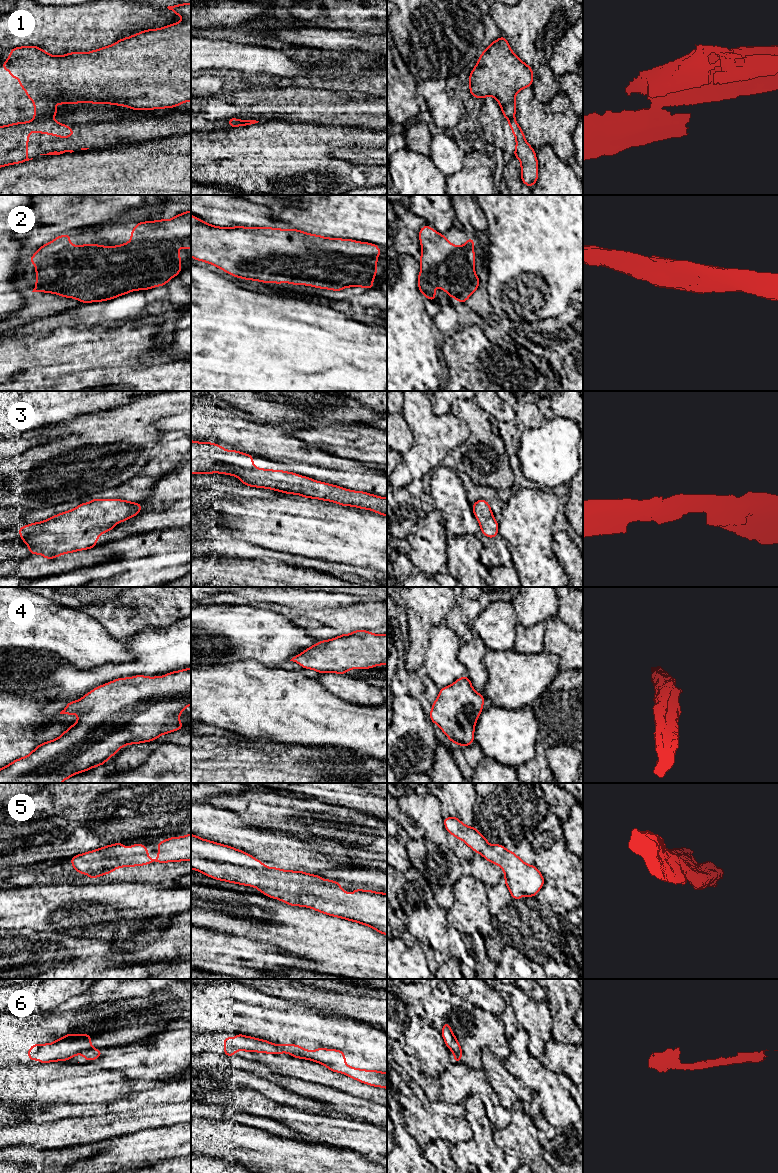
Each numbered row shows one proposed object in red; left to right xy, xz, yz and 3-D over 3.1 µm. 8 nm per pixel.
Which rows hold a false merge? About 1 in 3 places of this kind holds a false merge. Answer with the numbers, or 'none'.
1, 6

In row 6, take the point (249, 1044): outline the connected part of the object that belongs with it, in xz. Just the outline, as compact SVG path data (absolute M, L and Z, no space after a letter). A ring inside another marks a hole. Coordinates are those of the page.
M238 1033L235 1038L230 1038L228 1036L224 1038L224 1053L226 1056L234 1057L234 1053L239 1050L246 1052L261 1052L265 1054L281 1054L286 1052L285 1048L269 1041L244 1036L240 1033Z

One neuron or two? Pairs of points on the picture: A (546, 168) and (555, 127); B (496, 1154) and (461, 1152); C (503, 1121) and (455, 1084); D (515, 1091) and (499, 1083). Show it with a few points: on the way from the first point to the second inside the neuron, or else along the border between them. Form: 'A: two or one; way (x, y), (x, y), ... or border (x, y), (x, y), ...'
A: two; border (535, 149), (549, 145), (554, 153), (566, 162)
B: one; way (487, 1153), (470, 1153)
C: one; way (492, 1107), (488, 1097), (475, 1084), (469, 1084)
D: one; way (511, 1089), (503, 1083)

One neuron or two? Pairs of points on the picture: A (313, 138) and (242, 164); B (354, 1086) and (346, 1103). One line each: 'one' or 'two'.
A: one
B: two

